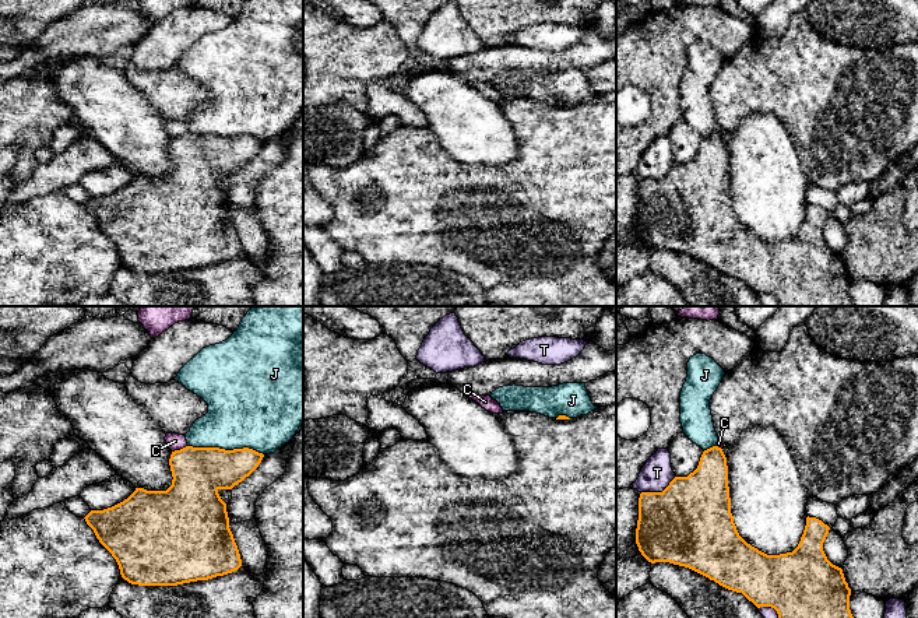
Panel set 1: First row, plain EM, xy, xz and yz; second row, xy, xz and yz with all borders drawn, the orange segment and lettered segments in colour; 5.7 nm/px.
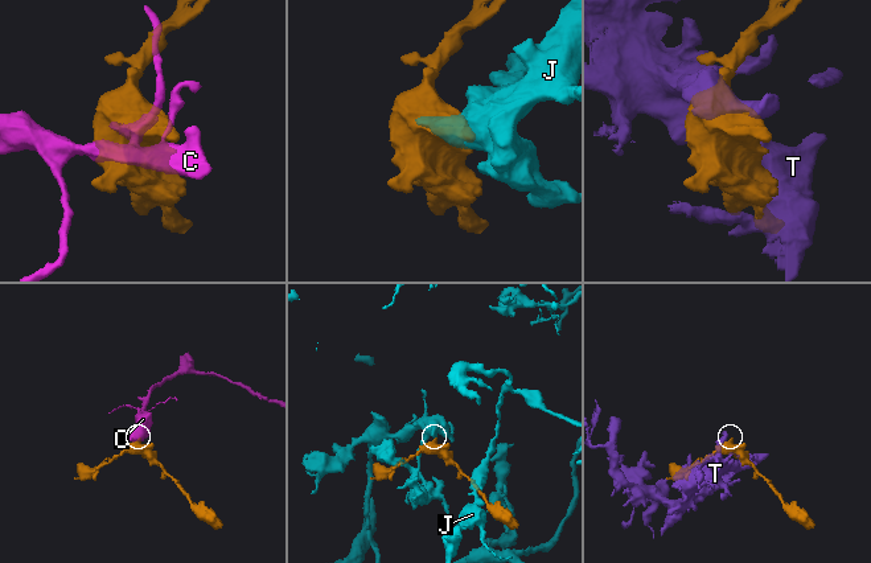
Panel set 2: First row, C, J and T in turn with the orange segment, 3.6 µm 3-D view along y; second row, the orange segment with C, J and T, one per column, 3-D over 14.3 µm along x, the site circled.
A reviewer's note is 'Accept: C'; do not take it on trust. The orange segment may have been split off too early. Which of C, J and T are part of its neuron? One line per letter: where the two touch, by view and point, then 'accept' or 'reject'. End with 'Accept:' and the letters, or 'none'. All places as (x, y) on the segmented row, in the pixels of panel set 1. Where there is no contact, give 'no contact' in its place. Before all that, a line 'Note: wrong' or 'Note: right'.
Note: wrong
C: contact xy (180, 449); reject
J: contact xy (224, 449); reject
T: contact yz (658, 492); reject
Accept: none

